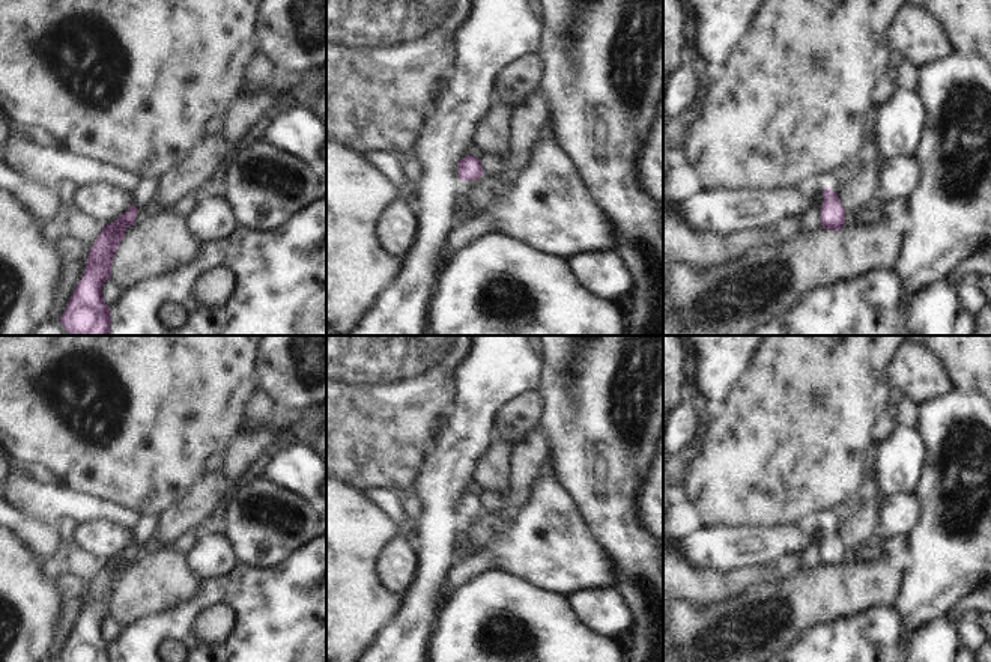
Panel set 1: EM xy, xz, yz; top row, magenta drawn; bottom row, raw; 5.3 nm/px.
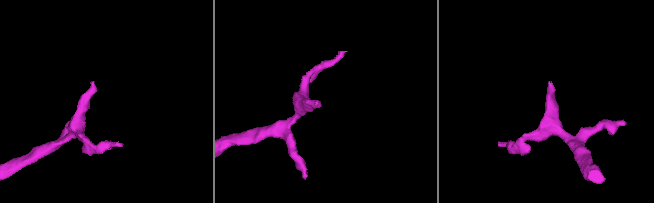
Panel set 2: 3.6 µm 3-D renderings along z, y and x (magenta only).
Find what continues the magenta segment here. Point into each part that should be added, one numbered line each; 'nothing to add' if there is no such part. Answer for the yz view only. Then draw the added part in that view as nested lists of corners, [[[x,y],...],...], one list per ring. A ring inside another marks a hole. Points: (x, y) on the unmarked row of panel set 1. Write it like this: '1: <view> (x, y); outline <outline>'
1: yz (827, 516); outline [[[833,509],[818,512],[818,521],[823,530],[826,525],[830,525],[832,528],[838,530],[838,525],[841,524],[841,519],[838,518]]]

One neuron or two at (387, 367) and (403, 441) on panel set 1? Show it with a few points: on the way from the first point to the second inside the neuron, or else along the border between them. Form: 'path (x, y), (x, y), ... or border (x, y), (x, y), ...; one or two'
path (387, 385), (387, 423); one

